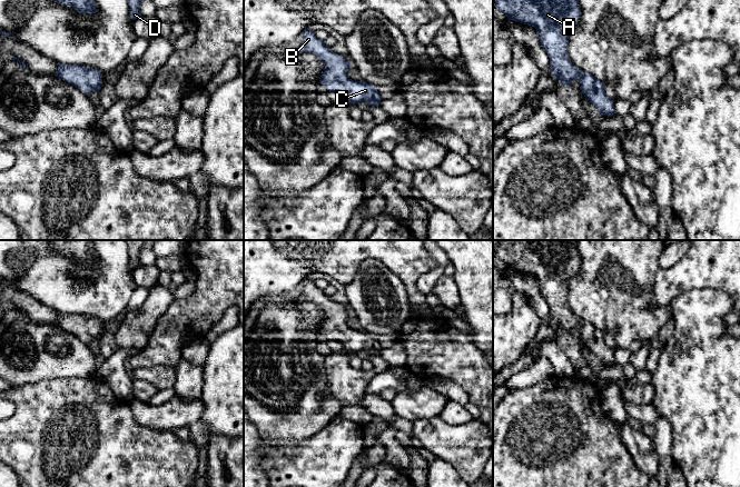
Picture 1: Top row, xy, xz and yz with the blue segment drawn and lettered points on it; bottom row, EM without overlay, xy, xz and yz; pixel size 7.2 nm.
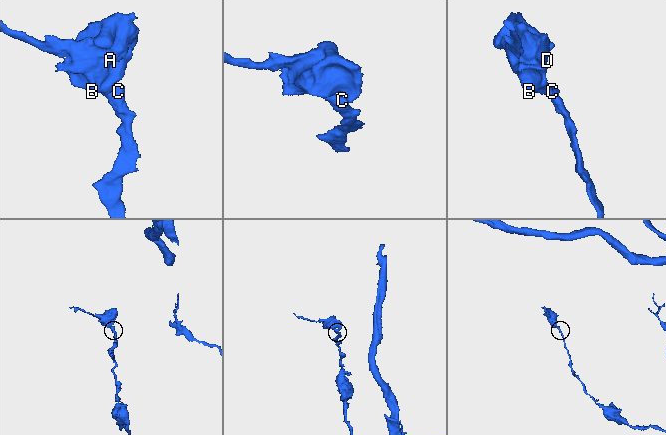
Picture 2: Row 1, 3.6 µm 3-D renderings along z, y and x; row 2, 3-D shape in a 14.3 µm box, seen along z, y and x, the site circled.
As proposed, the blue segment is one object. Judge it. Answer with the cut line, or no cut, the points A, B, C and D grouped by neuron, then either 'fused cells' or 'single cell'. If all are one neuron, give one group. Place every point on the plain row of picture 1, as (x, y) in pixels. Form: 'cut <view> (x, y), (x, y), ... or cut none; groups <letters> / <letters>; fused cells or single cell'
cut none; groups A B C D; single cell

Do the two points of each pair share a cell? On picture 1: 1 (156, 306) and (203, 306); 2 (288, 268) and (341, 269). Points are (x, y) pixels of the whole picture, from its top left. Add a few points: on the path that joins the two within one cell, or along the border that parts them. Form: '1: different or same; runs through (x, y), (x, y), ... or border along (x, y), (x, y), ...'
1: different; border along (176, 299), (160, 316), (154, 328)
2: same; runs through (302, 264), (327, 264)

